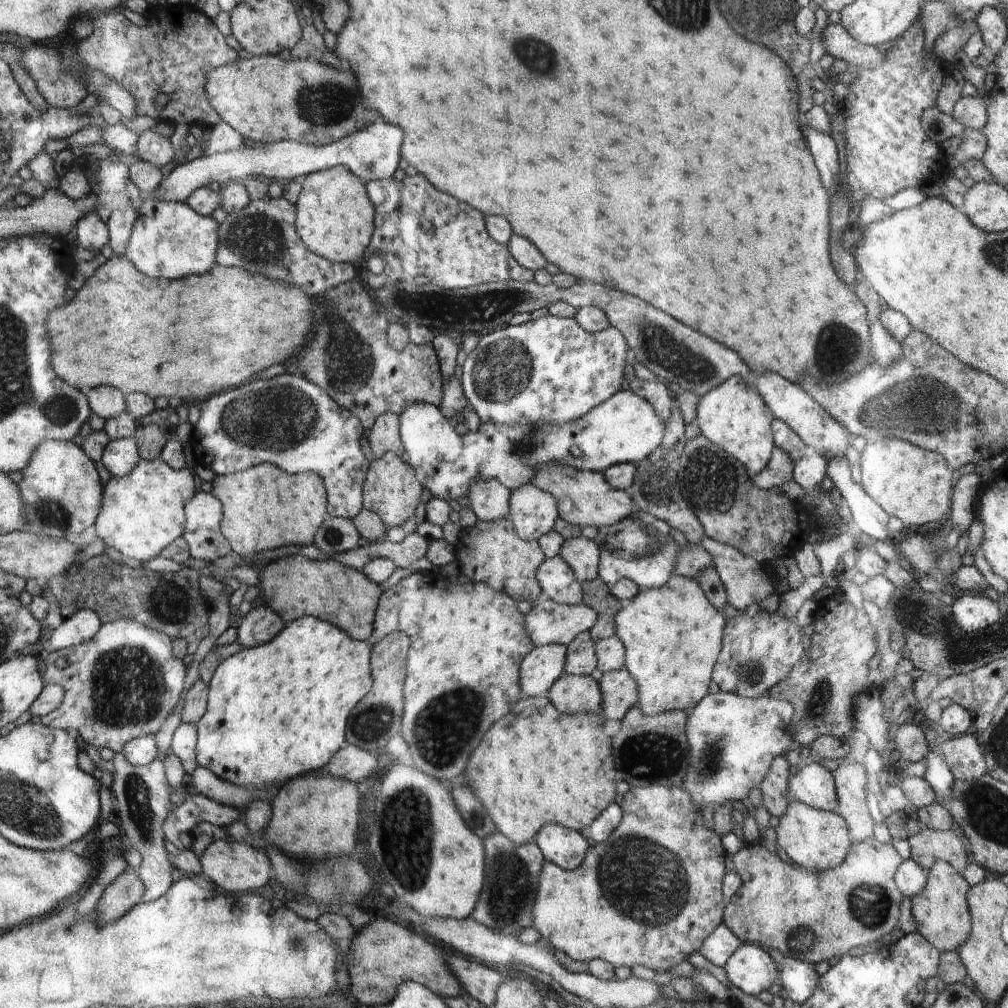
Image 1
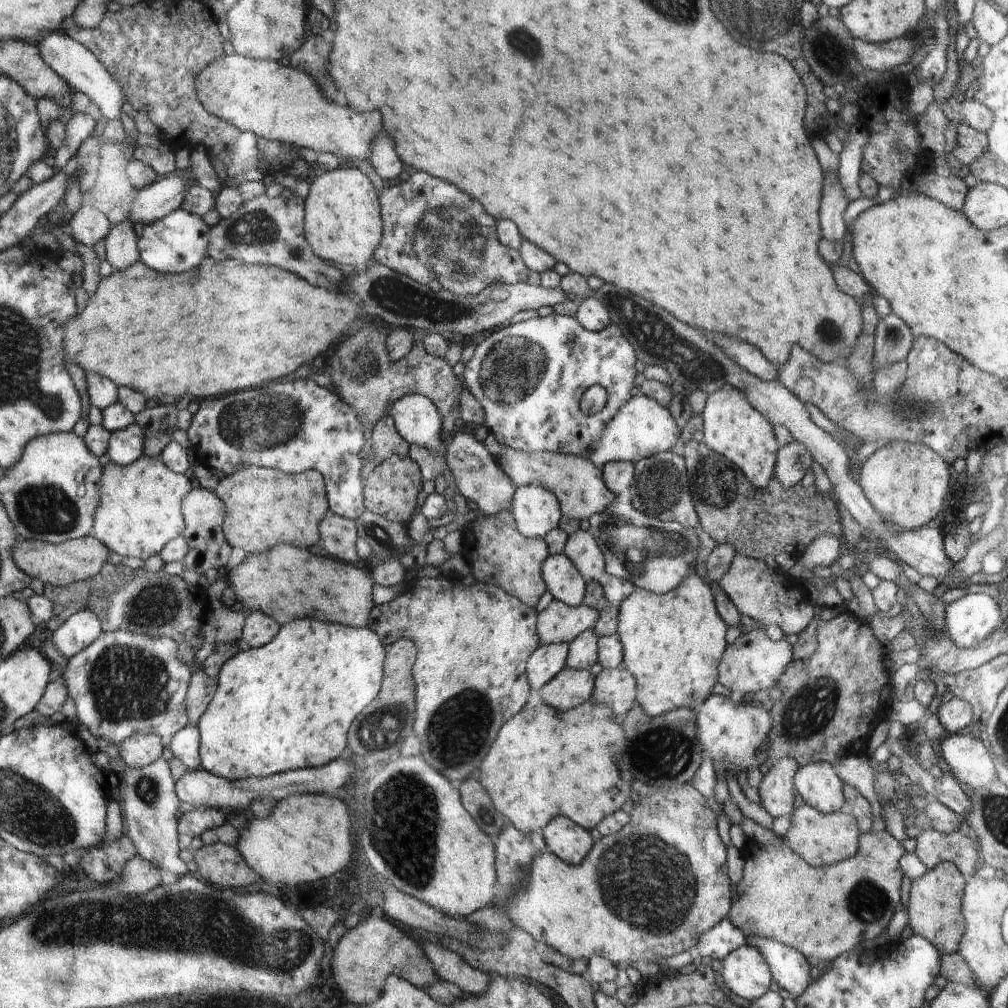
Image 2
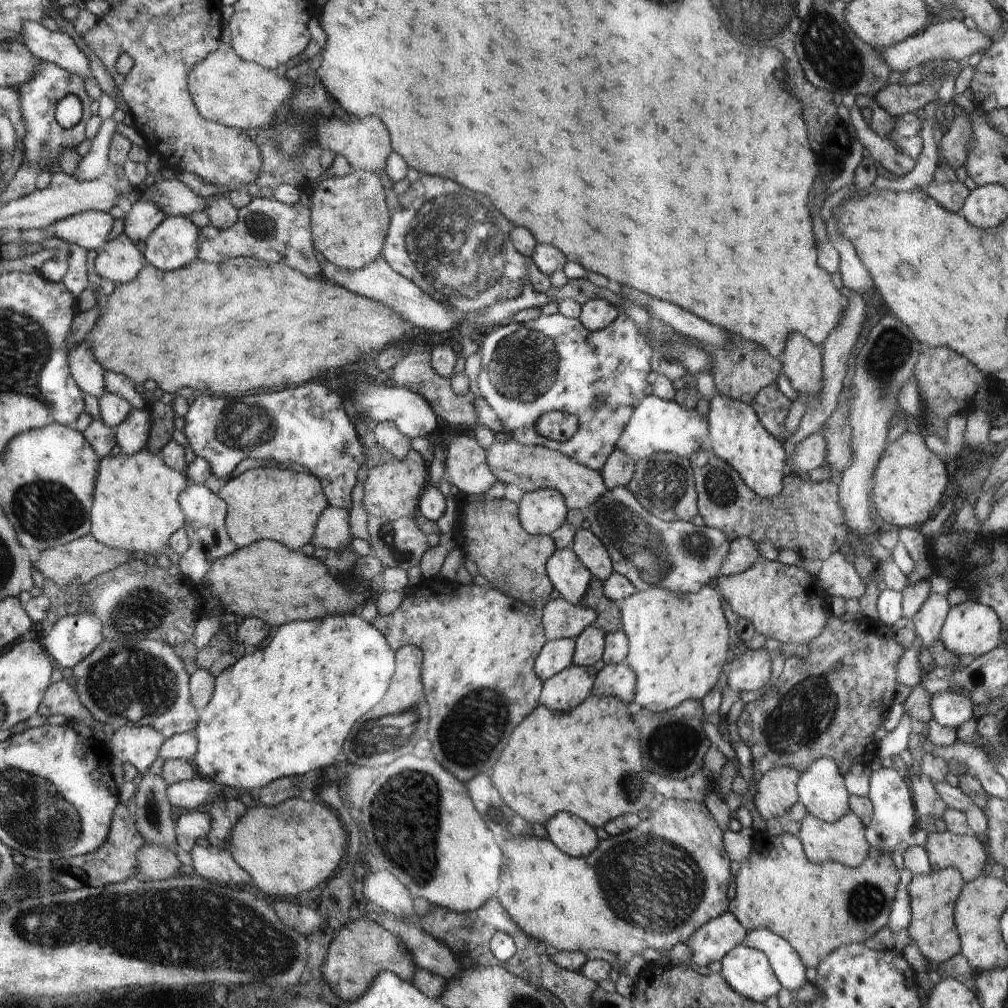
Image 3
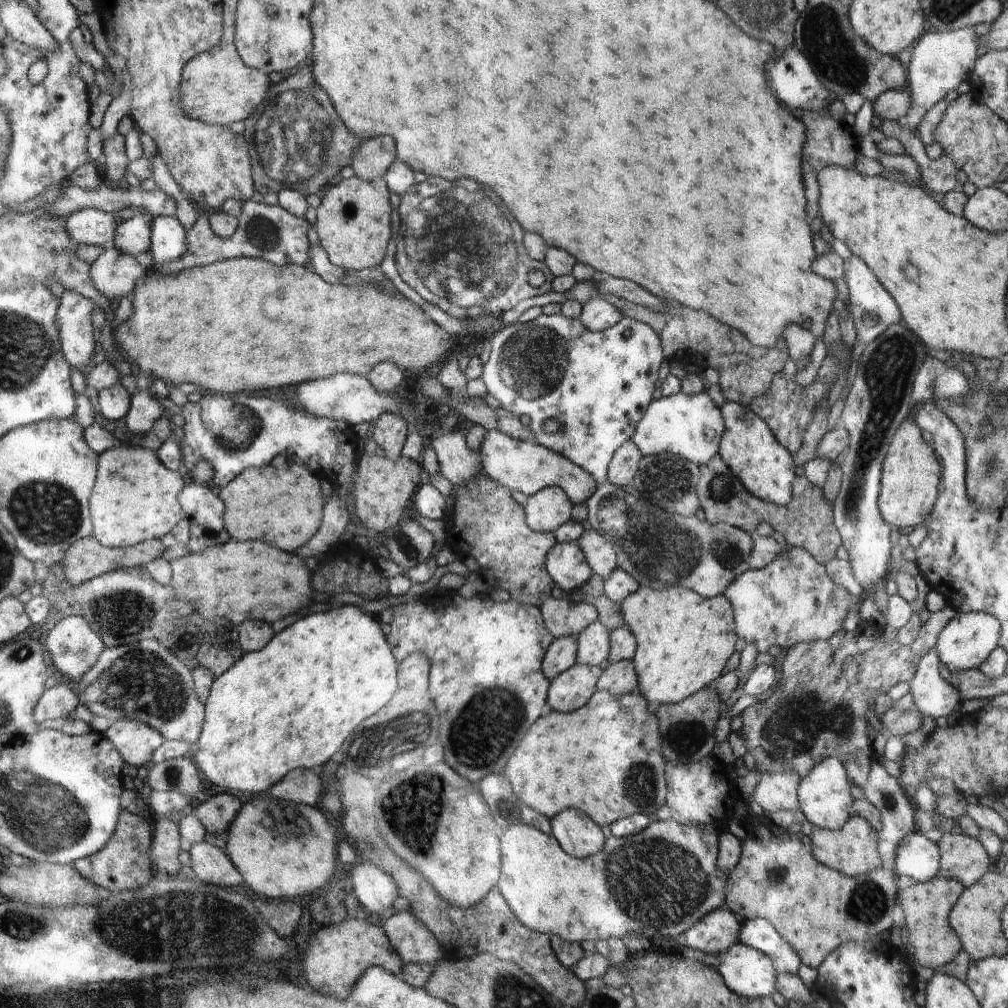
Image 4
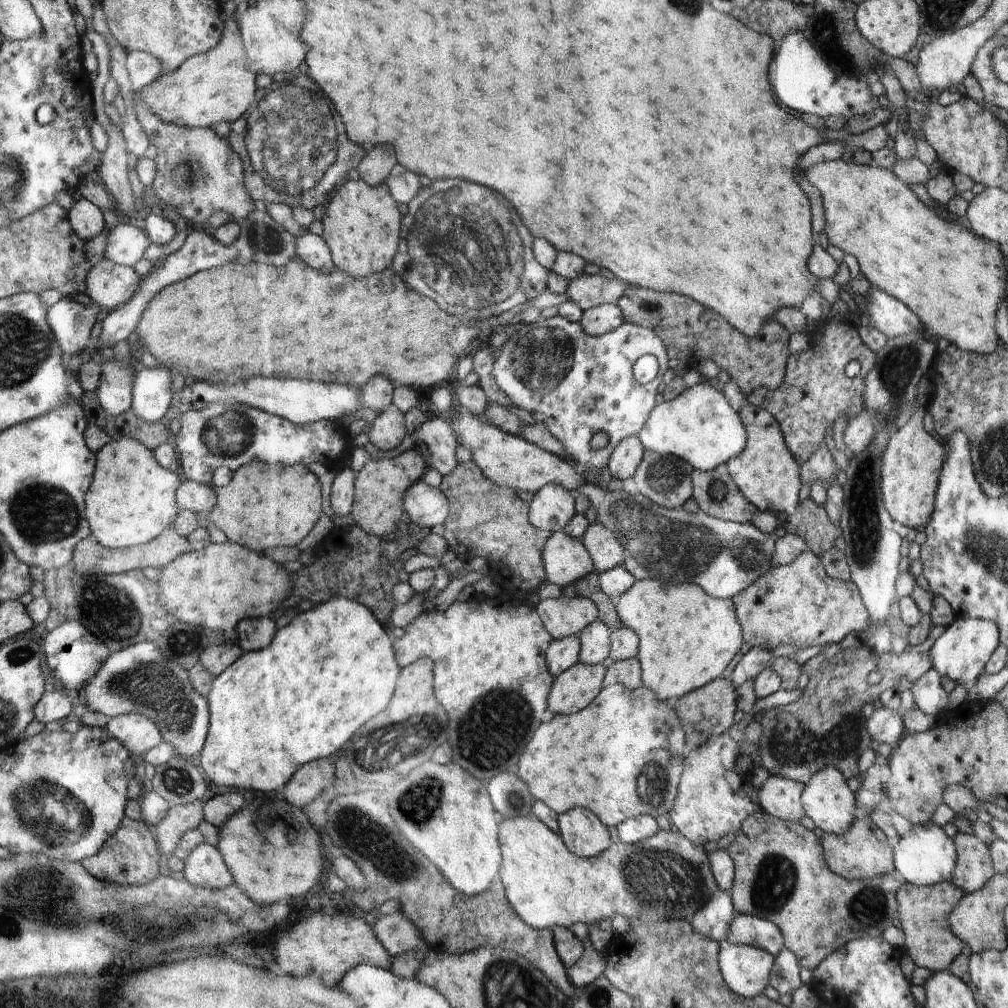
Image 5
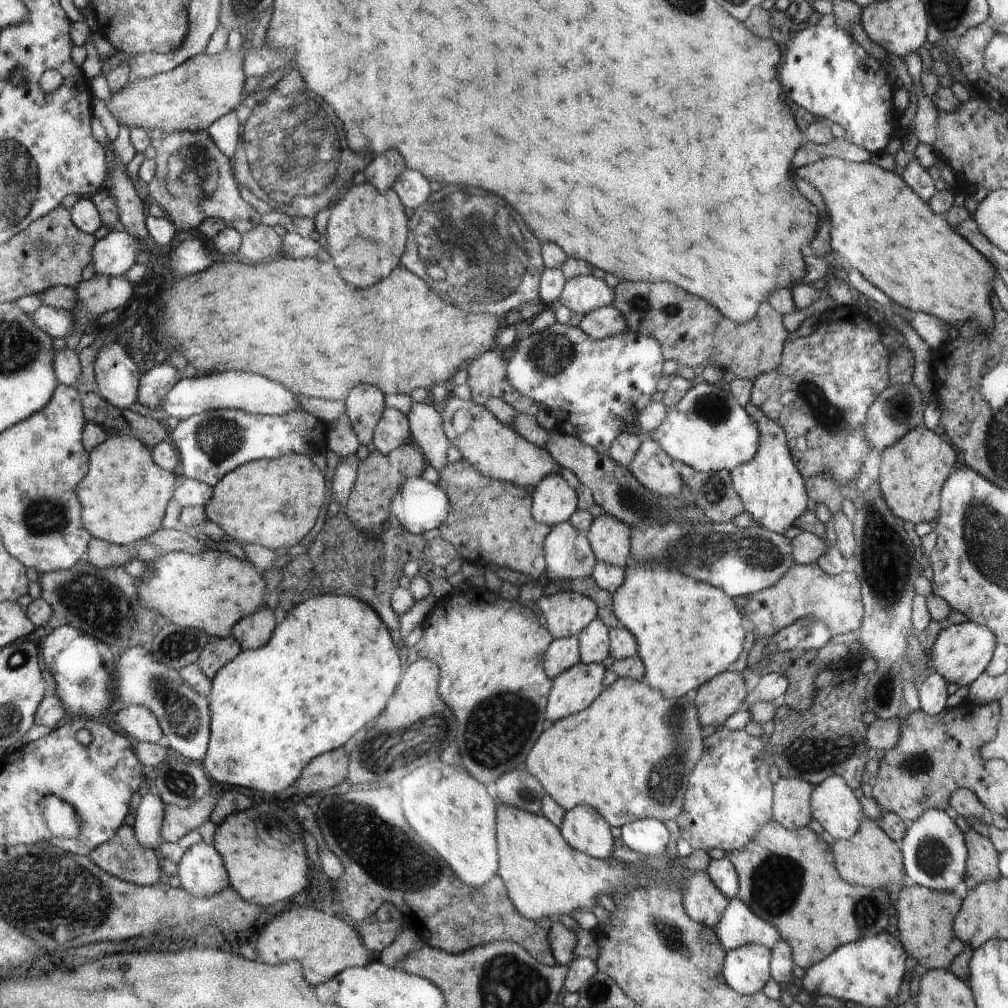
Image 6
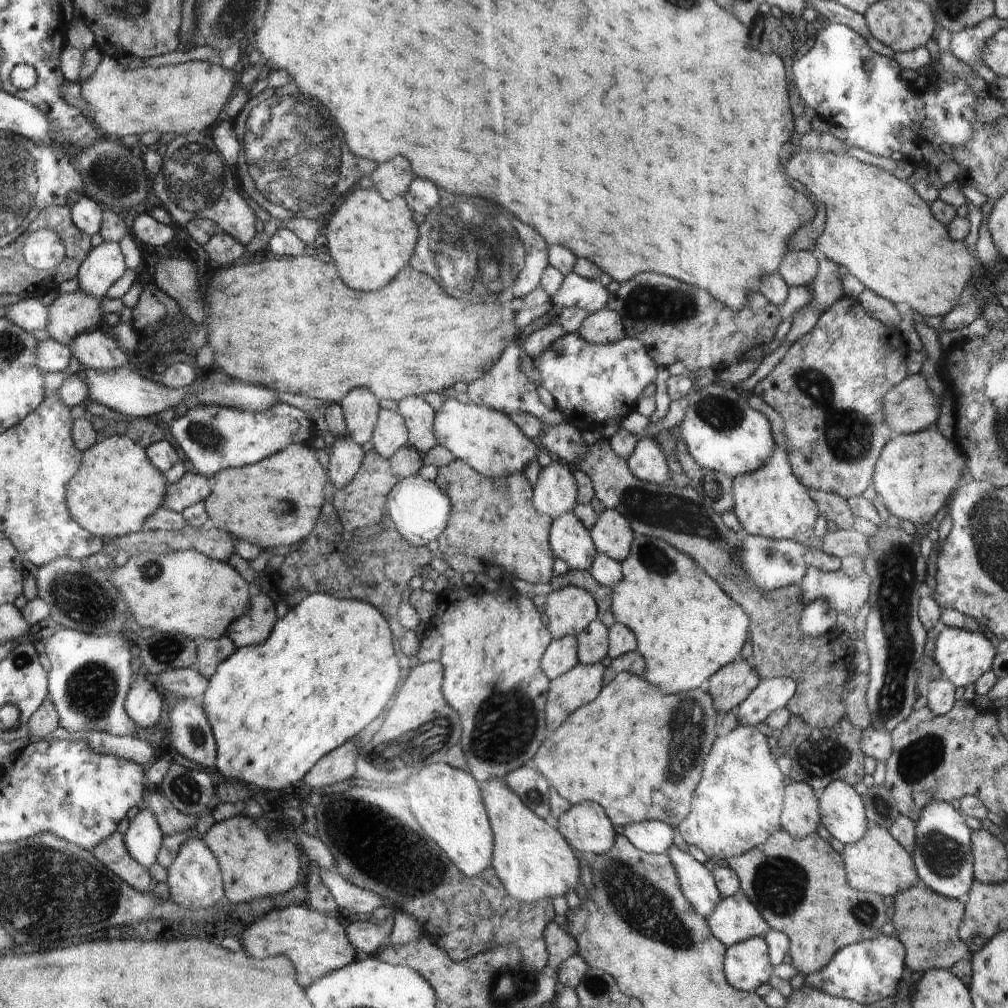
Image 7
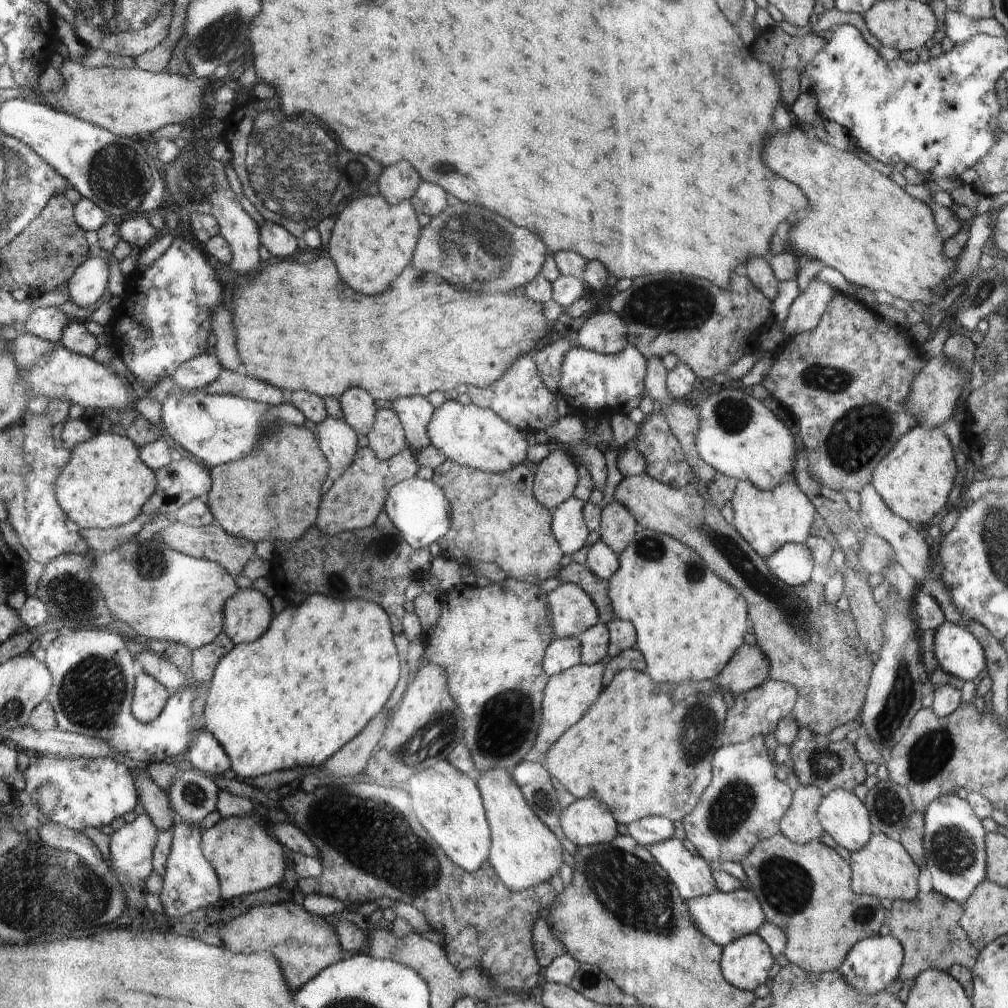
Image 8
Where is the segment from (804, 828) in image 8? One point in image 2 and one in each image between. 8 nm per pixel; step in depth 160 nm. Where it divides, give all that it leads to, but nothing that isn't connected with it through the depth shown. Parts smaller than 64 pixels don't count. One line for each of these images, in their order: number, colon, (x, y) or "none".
2: (776, 790)
3: (776, 791)
4: (774, 791)
5: (781, 797)
6: (792, 808)
7: (800, 817)

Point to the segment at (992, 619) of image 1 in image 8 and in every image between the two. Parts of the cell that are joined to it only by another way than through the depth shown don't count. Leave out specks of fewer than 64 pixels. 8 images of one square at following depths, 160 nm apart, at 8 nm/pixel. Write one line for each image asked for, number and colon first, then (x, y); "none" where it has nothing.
2: (972, 619)
3: (970, 629)
4: (964, 643)
5: (961, 652)
6: (961, 652)
7: (963, 656)
8: (958, 652)

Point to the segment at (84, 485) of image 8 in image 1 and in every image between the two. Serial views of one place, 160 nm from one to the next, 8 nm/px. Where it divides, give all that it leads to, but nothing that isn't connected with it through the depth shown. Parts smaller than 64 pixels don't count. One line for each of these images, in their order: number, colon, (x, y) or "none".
1: (141, 514)
2: (140, 512)
3: (136, 506)
4: (135, 497)
5: (131, 500)
6: (123, 496)
7: (116, 488)

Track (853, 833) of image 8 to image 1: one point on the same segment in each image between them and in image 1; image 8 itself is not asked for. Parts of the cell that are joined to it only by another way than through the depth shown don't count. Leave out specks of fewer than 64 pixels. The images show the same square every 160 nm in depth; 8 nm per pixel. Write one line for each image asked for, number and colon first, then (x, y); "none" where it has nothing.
1: (813, 784)
2: (816, 783)
3: (821, 788)
4: (825, 801)
5: (829, 802)
6: (835, 807)
7: (842, 811)

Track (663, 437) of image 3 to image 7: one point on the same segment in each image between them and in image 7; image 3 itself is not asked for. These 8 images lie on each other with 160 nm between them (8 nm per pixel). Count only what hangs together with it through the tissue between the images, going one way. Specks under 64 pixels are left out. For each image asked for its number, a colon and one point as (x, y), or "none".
4: (692, 426)
5: (699, 426)
6: (708, 430)
7: (723, 434)

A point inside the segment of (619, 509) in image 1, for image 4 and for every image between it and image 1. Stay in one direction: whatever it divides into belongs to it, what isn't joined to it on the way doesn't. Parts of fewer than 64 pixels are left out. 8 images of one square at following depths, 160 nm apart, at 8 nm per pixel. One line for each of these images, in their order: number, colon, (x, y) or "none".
2: (579, 483)
3: (529, 467)
4: (526, 466)

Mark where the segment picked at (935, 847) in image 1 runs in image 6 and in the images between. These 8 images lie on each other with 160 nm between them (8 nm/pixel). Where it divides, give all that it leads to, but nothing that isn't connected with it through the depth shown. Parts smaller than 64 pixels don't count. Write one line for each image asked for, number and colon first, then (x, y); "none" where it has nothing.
2: (932, 847)
3: (964, 853)
4: (964, 859)
5: (975, 867)
6: (982, 865)

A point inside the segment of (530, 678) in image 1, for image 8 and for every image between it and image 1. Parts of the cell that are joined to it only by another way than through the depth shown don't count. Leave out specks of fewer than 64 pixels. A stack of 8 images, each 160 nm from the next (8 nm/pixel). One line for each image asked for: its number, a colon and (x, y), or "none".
2: (546, 662)
3: (558, 654)
4: (561, 654)
5: (563, 653)
6: (562, 654)
7: (560, 656)
8: (564, 653)

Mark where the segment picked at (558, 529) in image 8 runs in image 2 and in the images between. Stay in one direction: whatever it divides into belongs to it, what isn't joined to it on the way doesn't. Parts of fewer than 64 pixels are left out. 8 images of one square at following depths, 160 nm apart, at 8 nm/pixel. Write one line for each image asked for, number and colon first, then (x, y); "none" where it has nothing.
2: (565, 583)
3: (572, 579)
4: (566, 563)
5: (566, 560)
6: (568, 553)
7: (568, 538)

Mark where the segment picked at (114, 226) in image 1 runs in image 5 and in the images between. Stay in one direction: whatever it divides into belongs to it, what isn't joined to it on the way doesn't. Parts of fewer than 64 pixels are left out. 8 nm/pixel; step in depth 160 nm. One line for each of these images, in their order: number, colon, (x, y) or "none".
2: (122, 251)
3: (119, 260)
4: (115, 275)
5: (109, 285)

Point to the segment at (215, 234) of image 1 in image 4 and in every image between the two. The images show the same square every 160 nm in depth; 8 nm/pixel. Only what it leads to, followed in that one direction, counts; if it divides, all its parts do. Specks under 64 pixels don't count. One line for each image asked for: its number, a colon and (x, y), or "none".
2: (177, 243)
3: (173, 243)
4: (168, 240)

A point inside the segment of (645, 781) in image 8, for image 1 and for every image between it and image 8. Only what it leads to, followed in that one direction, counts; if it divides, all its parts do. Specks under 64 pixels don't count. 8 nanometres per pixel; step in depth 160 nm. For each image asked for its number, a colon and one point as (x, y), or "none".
1: (537, 766)
2: (546, 763)
3: (588, 763)
4: (605, 759)
5: (601, 759)
6: (630, 755)
7: (649, 775)

